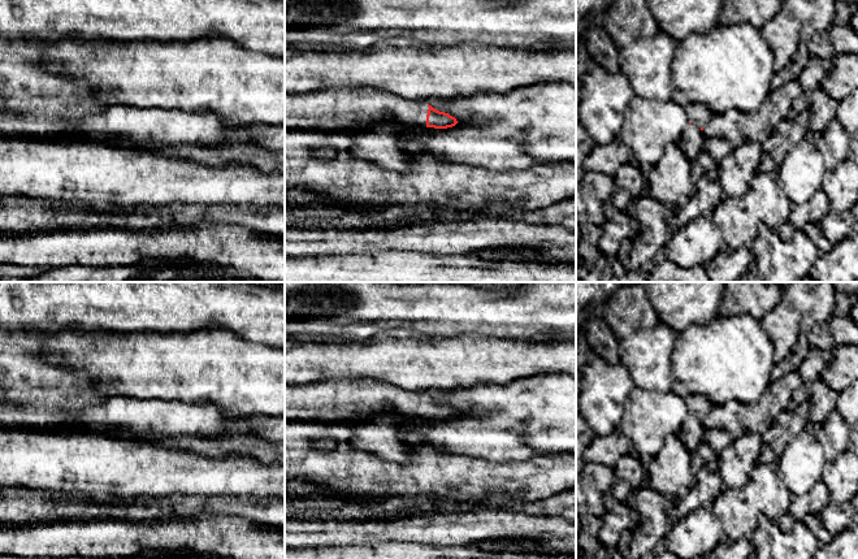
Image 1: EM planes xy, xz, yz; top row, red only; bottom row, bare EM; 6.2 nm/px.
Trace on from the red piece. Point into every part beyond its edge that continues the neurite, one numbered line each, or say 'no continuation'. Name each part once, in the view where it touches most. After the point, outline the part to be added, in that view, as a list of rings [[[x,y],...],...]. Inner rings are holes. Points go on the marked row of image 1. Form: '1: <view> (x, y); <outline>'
1: xz (338, 108); [[[333,88],[285,95],[285,129],[352,129],[380,121],[386,113],[406,125],[426,126],[428,103],[372,88]]]

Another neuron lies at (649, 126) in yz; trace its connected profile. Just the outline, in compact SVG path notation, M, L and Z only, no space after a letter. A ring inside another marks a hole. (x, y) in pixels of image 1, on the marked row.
M633 96L624 112L619 138L632 150L634 162L655 166L670 143L677 143L689 120L673 100L656 101Z

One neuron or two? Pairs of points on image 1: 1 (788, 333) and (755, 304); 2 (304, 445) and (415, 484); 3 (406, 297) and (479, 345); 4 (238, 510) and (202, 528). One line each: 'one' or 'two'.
1: two
2: one
3: two
4: two

